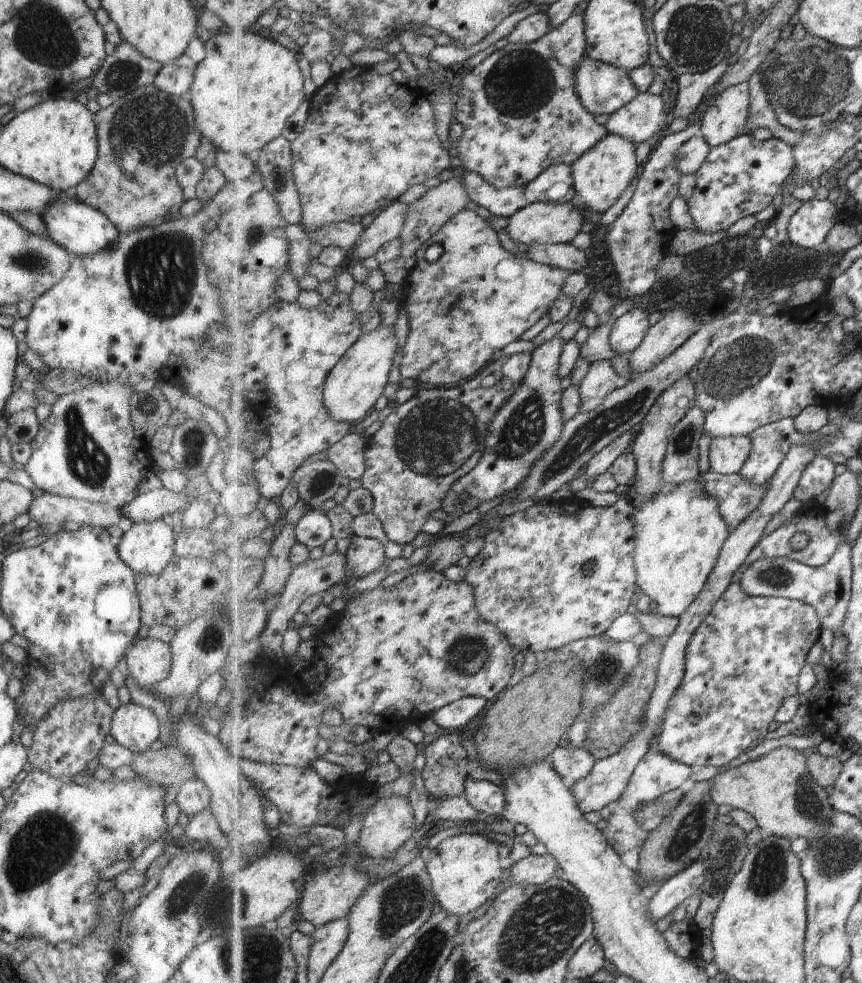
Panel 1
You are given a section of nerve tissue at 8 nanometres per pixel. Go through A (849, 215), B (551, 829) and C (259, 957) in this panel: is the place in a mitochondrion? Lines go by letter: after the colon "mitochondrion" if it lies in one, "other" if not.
A: other
B: other
C: mitochondrion

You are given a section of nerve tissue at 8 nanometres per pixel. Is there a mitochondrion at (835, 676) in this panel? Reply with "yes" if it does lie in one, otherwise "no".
no

